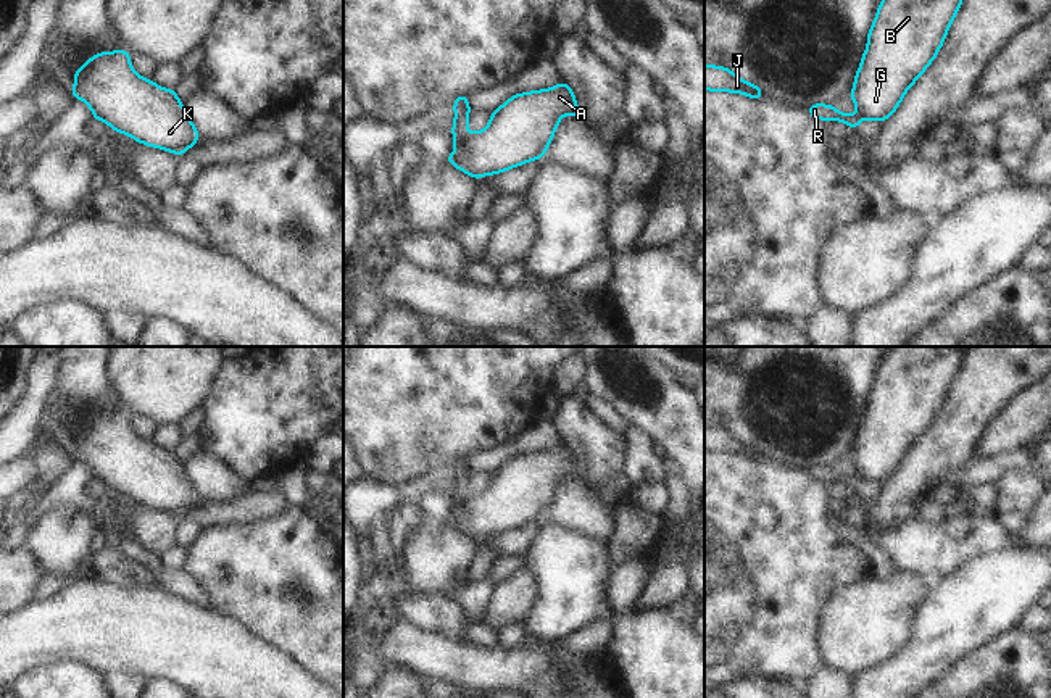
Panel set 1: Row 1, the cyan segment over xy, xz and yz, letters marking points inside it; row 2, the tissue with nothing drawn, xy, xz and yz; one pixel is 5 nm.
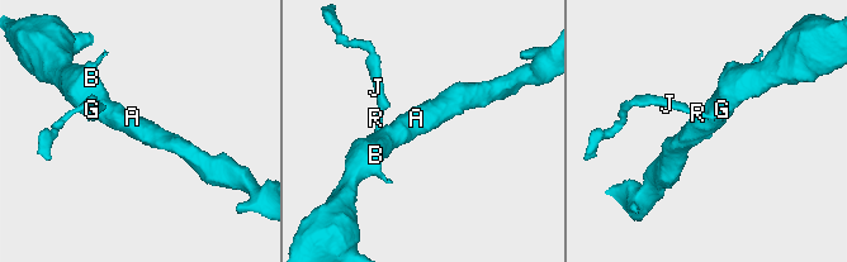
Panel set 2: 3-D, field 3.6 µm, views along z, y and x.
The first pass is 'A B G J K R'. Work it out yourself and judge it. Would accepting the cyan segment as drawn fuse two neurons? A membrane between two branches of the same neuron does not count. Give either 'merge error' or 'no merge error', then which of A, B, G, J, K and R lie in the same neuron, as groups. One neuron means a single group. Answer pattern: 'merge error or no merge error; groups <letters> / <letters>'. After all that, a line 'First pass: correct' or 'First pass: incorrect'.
merge error; groups A B G K / J R
First pass: incorrect

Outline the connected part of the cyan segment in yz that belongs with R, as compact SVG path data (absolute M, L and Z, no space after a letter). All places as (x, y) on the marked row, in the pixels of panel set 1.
M816 103L811 105L808 108L804 108L811 116L827 123L827 121L841 121L846 126L853 127L854 131L858 129L858 124L864 119L869 118L862 118L859 114L846 114L846 113L840 113L835 105L822 105L822 103Z

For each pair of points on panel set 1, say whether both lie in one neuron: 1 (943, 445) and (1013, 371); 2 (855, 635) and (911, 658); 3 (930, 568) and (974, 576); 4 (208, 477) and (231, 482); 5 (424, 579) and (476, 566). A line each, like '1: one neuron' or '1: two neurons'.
1: one neuron
2: two neurons
3: two neurons
4: one neuron
5: two neurons

